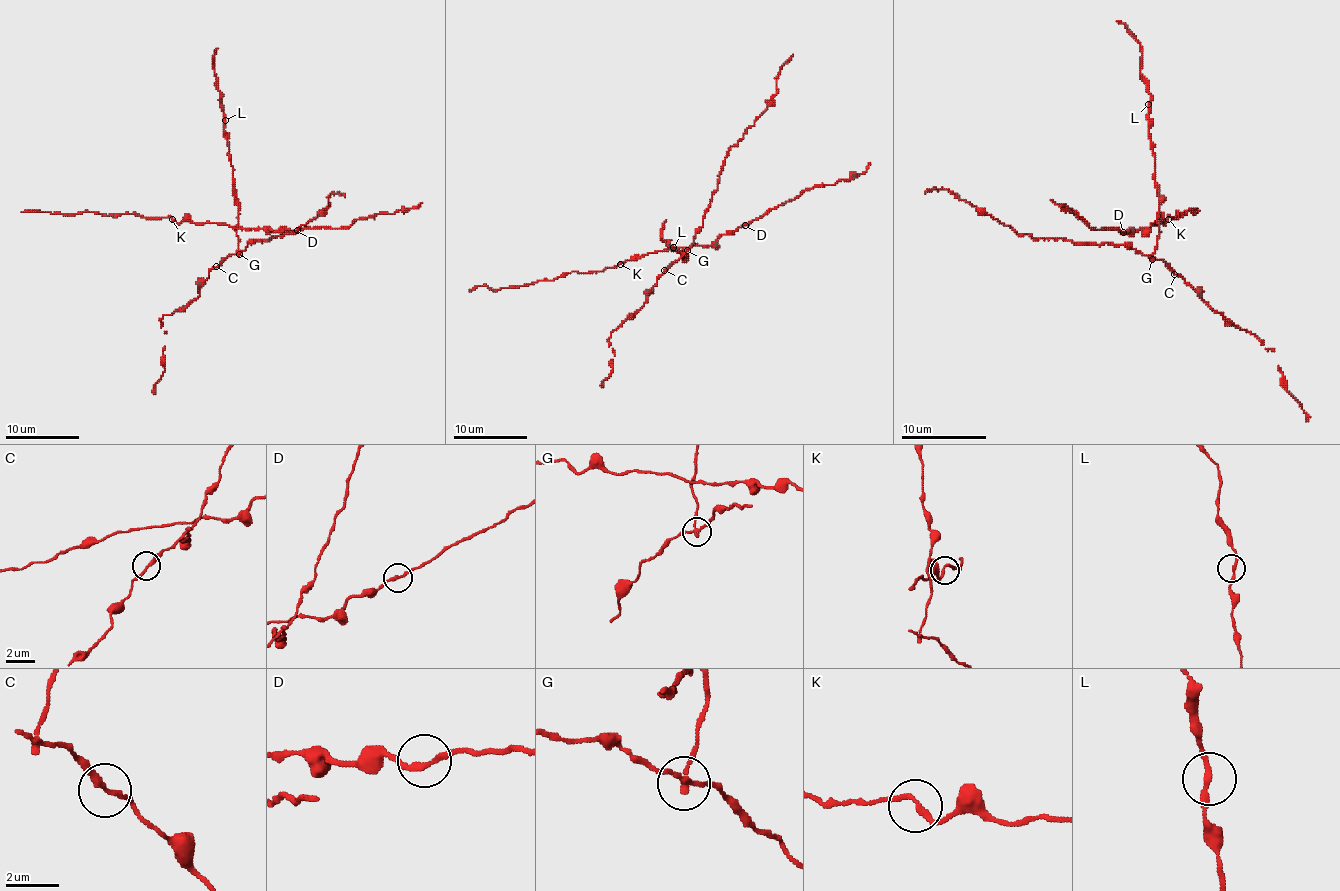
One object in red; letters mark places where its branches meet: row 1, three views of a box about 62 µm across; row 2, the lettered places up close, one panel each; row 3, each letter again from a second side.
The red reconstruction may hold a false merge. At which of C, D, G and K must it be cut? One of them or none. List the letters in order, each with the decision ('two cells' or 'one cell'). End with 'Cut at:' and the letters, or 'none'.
C: one cell
D: one cell
G: two cells
K: one cell
Cut at: G

